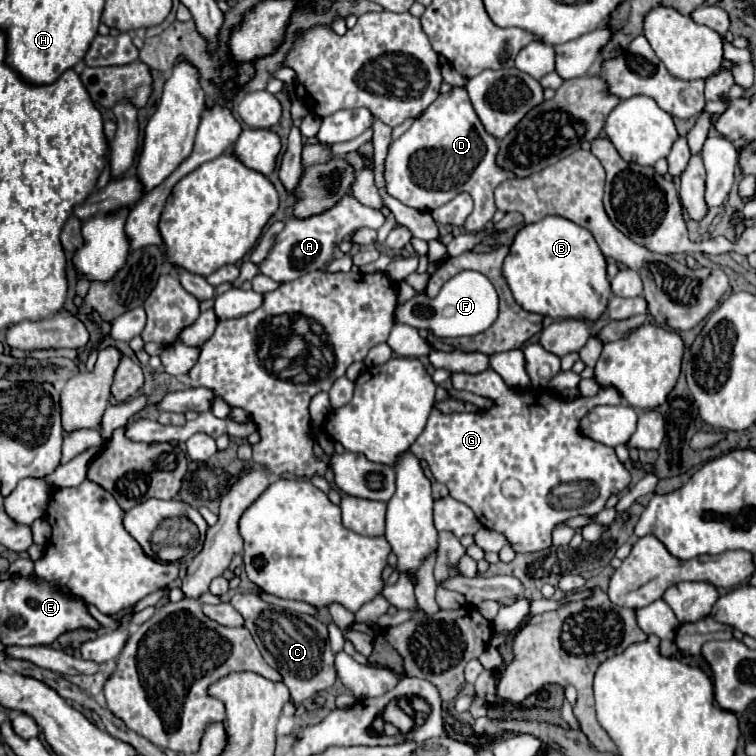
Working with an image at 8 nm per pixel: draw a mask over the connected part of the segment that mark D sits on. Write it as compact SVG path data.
M454 87L442 93L420 117L414 119L412 127L396 139L386 157L386 189L392 197L408 207L420 211L432 211L460 191L468 191L474 199L474 211L470 213L470 233L482 231L494 217L494 189L510 179L502 177L496 167L498 141L488 135L474 113L470 97L464 87Z

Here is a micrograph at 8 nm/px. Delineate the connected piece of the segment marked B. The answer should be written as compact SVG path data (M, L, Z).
M544 217L518 231L510 255L504 261L504 277L516 303L532 313L552 319L598 321L612 295L606 275L606 259L598 243L584 227L564 217Z

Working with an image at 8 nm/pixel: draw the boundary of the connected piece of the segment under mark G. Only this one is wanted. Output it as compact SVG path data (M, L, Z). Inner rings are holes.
M486 369L484 373L478 373L478 375L455 373L451 376L451 382L452 386L457 390L478 393L480 396L492 399L494 407L490 407L490 409L484 411L484 413L450 413L450 415L446 415L446 413L442 413L442 411L438 411L438 409L432 409L432 413L430 413L430 417L428 417L428 423L426 423L426 427L424 427L424 431L422 431L422 435L412 443L410 451L412 451L416 457L420 457L420 459L424 459L424 461L428 463L428 467L430 467L434 479L440 481L440 483L444 483L444 485L448 487L450 497L454 497L454 499L460 501L460 503L466 503L466 505L476 513L478 521L480 521L486 529L494 529L494 531L502 533L502 535L508 539L510 547L512 547L516 553L534 553L534 551L550 549L550 547L552 547L552 531L554 531L558 525L562 525L564 521L568 521L568 519L572 519L572 517L578 517L578 515L596 515L596 513L600 513L600 511L604 509L604 505L606 505L606 501L608 501L610 495L618 495L620 491L624 491L624 489L630 485L630 473L628 473L626 467L618 461L614 449L612 449L612 447L606 447L606 445L602 445L602 443L596 443L596 441L584 437L578 429L574 429L574 425L578 425L578 421L588 413L588 409L592 409L592 407L596 407L596 405L620 405L620 403L622 403L622 397L620 397L620 393L618 393L616 389L612 389L612 387L602 387L596 397L578 397L576 401L566 401L564 397L554 395L550 389L540 389L540 391L538 391L538 389L530 389L530 391L522 391L522 393L520 393L520 391L512 391L512 389L506 387L506 383L502 381L502 377L500 377L496 371L492 371L492 369ZM514 481L516 481L520 487L512 487Z

